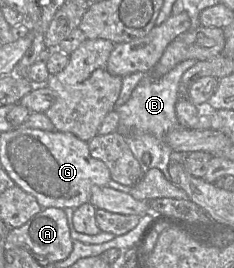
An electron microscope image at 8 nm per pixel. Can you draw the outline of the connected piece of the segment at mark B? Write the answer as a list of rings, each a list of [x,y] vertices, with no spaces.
[[[196,60],[183,61],[158,79],[146,75],[138,83],[129,100],[116,109],[119,114],[117,131],[124,137],[140,163],[143,174],[150,168],[157,168],[168,181],[173,181],[168,170],[173,149],[165,142],[165,136],[172,129],[179,127],[175,108],[179,98],[179,85],[183,74],[195,63]]]

